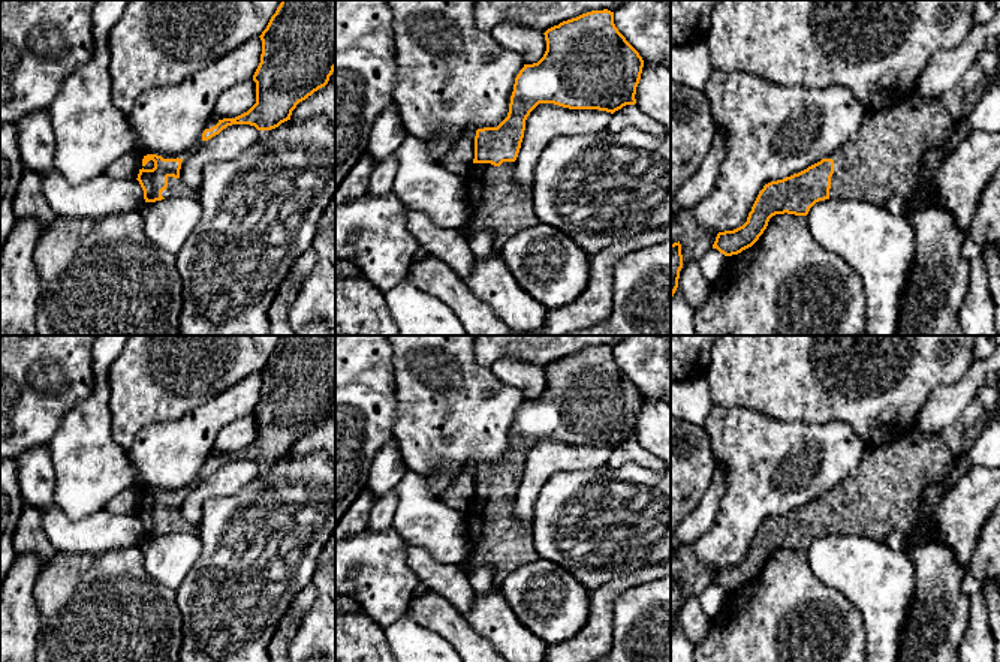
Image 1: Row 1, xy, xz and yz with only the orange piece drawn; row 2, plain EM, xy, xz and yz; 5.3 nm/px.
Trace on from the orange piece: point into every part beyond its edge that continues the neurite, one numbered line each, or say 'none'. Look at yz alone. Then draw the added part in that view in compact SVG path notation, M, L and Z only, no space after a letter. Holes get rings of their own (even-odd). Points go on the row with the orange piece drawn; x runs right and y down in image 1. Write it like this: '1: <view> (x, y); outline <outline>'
1: yz (880, 161); outline M916 93L883 111L865 112L861 127L832 157L829 198L855 199L880 207L891 196L906 201L913 195L916 171L924 154L945 141L952 124L954 118L940 97L924 99Z

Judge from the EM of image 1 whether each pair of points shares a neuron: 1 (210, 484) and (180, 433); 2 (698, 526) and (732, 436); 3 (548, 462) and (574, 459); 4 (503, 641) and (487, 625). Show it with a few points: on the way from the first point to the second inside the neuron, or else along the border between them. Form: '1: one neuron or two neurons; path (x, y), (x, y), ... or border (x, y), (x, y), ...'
1: two neurons; border (202, 477), (181, 493)
2: two neurons; border (717, 465), (726, 472), (726, 490), (720, 502)
3: one neuron; path (554, 459), (568, 459)
4: one neuron; path (499, 637), (488, 629)

